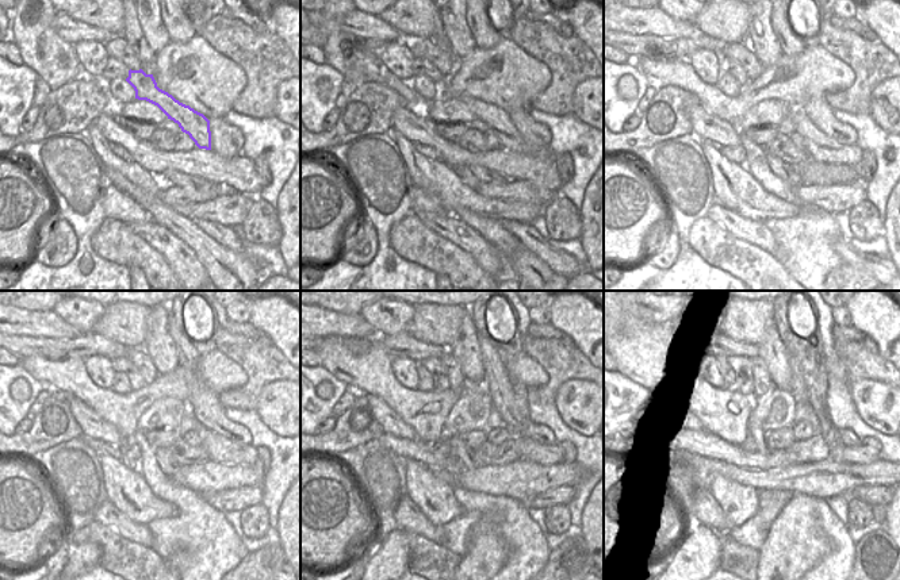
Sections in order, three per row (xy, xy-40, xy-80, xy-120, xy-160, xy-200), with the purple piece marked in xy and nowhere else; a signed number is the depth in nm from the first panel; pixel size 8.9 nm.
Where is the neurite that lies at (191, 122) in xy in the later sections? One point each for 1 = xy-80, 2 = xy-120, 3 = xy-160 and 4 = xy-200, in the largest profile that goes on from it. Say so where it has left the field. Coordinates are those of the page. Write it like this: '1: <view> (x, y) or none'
1: xy-80 (819, 146)
2: xy-120 (219, 449)
3: xy-160 (529, 449)
4: xy-200 (839, 453)

